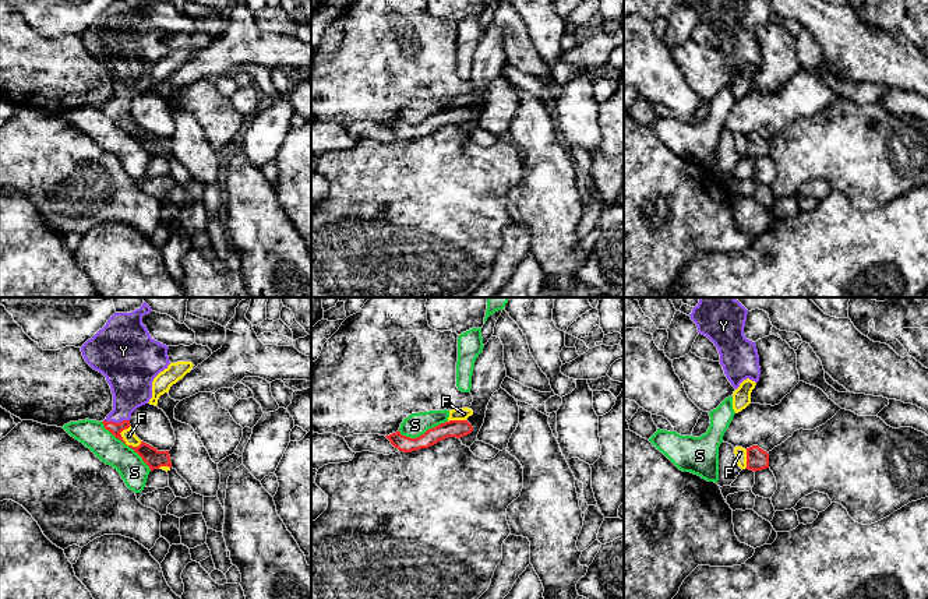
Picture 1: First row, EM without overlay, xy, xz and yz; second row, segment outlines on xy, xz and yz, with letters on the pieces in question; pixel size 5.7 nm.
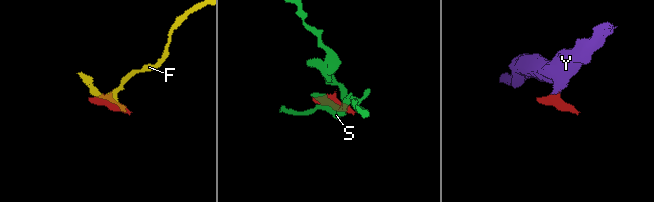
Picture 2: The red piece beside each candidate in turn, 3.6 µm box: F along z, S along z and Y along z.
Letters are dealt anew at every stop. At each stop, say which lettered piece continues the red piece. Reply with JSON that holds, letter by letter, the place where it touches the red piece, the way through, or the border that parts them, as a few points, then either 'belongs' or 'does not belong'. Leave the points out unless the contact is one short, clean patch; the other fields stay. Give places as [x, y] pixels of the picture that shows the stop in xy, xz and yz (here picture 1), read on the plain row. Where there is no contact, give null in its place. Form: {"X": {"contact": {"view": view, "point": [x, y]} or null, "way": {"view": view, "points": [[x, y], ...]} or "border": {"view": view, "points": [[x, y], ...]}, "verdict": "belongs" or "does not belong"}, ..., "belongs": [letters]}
{"F": {"contact": {"view": "xy", "point": [122, 126]}, "border": {"view": "xy", "points": [[130, 112], [120, 123], [127, 131], [137, 134]]}, "verdict": "does not belong"}, "S": {"contact": {"view": "xy", "point": [126, 131]}, "verdict": "does not belong"}, "Y": {"contact": {"view": "xy", "point": [117, 111]}, "way": {"view": "xy", "points": [[115, 116], [117, 111], [131, 70]]}, "verdict": "belongs"}, "belongs": ["Y"]}

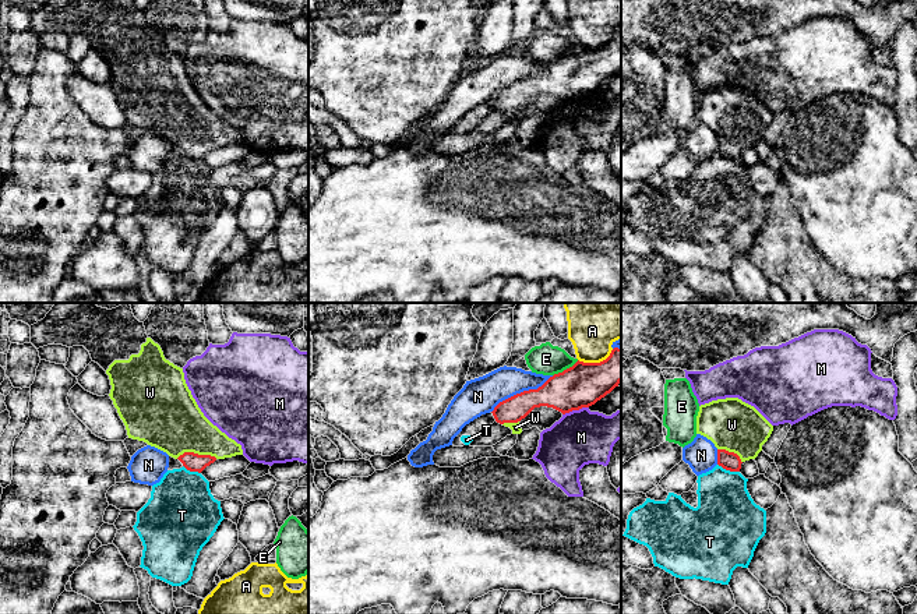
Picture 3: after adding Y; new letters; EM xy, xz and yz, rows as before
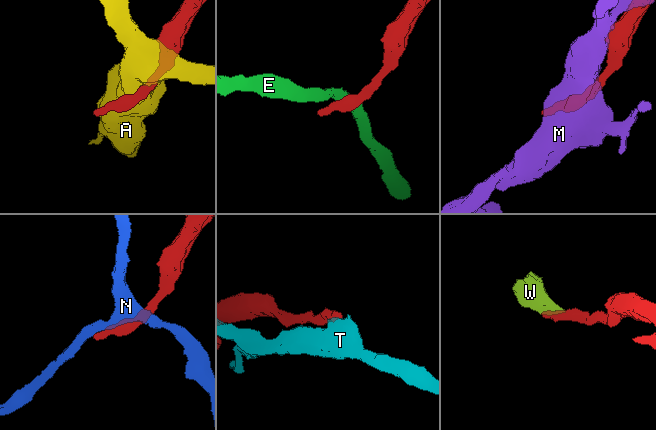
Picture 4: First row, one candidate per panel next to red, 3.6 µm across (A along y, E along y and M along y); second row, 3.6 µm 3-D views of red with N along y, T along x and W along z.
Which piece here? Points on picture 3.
{"A": {"contact": {"view": "xz", "point": [596, 50]}, "verdict": "does not belong"}, "E": {"contact": {"view": "xz", "point": [567, 56]}, "border": {"view": "xz", "points": [[578, 48], [553, 63]]}, "verdict": "does not belong"}, "M": {"contact": {"view": "xz", "point": [575, 96]}, "verdict": "does not belong"}, "N": {"contact": {"view": "xz", "point": [521, 80]}, "verdict": "does not belong"}, "T": {"contact": {"view": "yz", "point": [729, 156]}, "border": {"view": "yz", "points": [[718, 151], [739, 159]]}, "verdict": "does not belong"}, "W": {"contact": {"view": "xy", "point": [197, 141]}, "way": {"view": "xy", "points": [[193, 150], [197, 141], [196, 133], [170, 108]]}, "verdict": "belongs"}, "belongs": ["W"]}

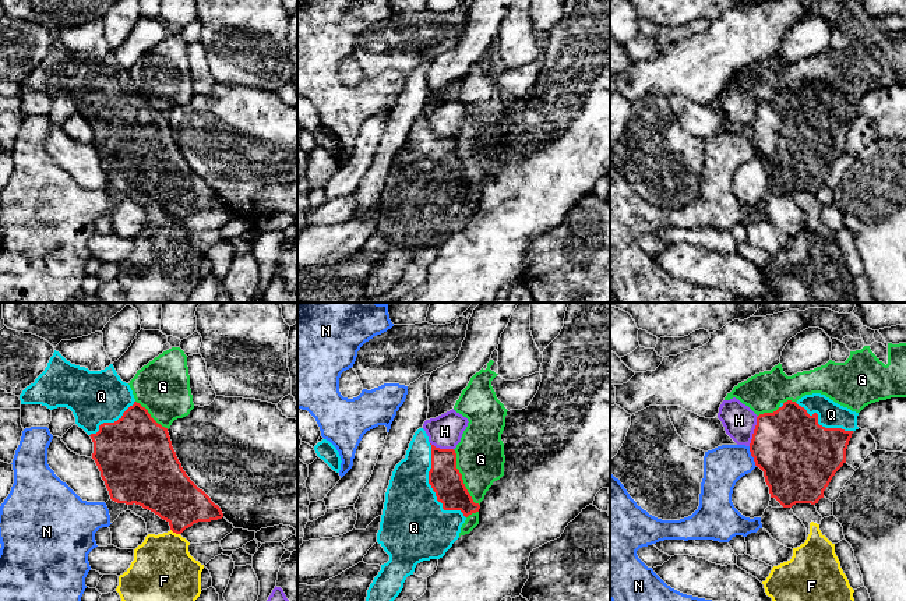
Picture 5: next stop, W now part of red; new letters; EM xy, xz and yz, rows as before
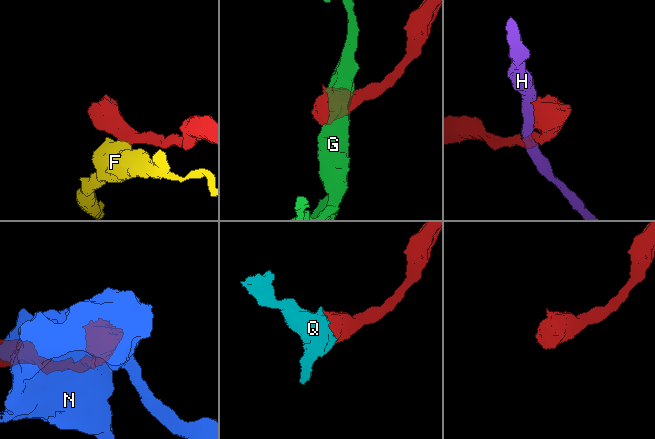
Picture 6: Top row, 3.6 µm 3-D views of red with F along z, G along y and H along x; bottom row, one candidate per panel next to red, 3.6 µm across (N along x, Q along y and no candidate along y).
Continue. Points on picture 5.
{"F": {"contact": {"view": "xy", "point": [175, 219]}, "border": {"view": "xy", "points": [[171, 216], [179, 222]]}, "verdict": "does not belong"}, "G": {"contact": {"view": "xz", "point": [461, 166]}, "verdict": "does not belong"}, "H": {"contact": {"view": "yz", "point": [754, 119]}, "verdict": "does not belong"}, "N": {"contact": {"view": "yz", "point": [751, 142]}, "border": {"view": "yz", "points": [[748, 134], [757, 154]]}, "verdict": "does not belong"}, "Q": {"contact": {"view": "xz", "point": [432, 175]}, "verdict": "belongs"}, "belongs": ["Q"]}

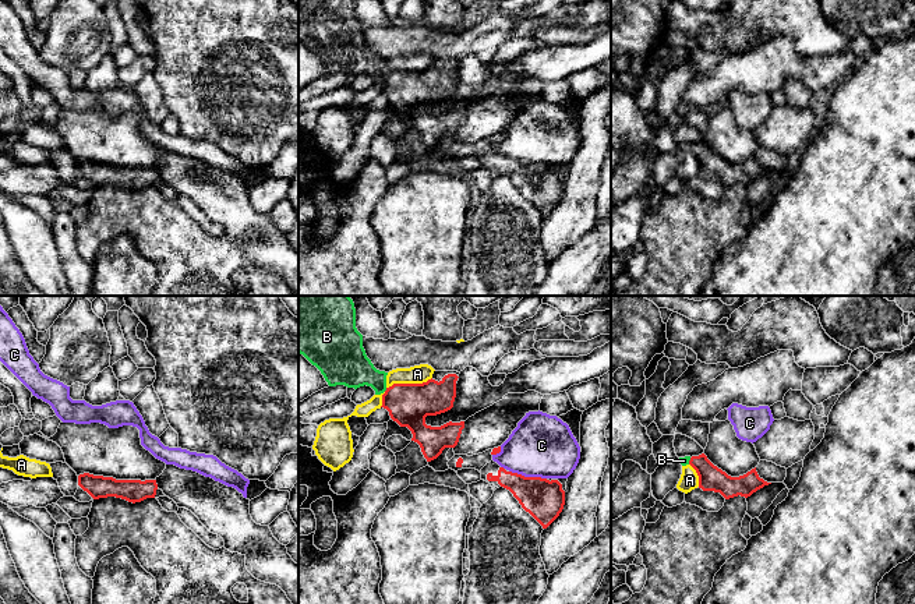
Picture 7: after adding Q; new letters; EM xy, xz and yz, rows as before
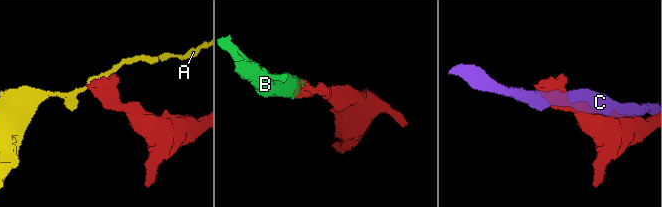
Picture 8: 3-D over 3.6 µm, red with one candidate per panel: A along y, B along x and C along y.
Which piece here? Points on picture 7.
{"A": {"contact": {"view": "xz", "point": [409, 71]}, "verdict": "does not belong"}, "B": {"contact": {"view": "xz", "point": [387, 77]}, "way": {"view": "xz", "points": [[407, 91], [387, 77], [373, 64], [350, 55]]}, "verdict": "belongs"}, "C": {"contact": {"view": "xz", "point": [527, 165]}, "verdict": "does not belong"}, "belongs": ["B"]}

